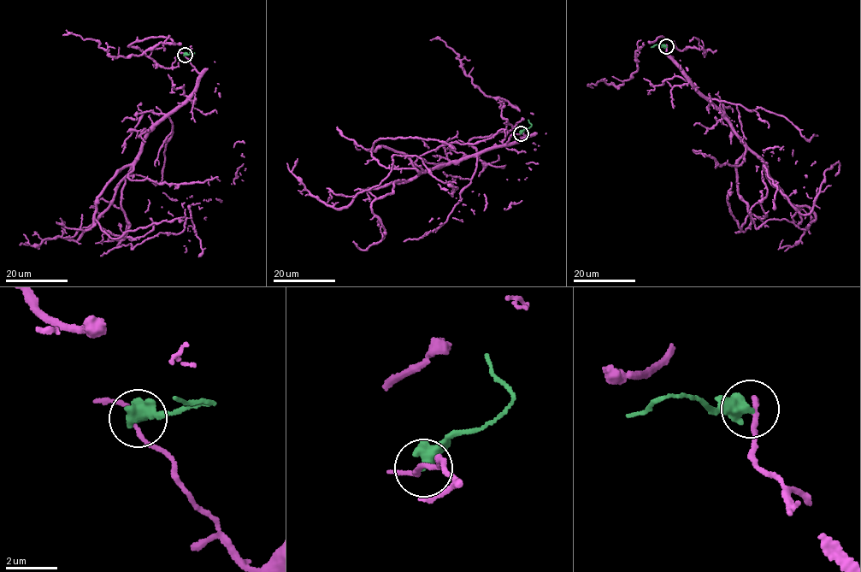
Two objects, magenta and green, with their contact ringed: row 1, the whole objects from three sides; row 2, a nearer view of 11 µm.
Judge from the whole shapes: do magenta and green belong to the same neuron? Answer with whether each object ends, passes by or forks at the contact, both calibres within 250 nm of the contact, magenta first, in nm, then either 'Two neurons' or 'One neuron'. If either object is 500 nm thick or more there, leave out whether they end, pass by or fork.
Thickness 170 nm (magenta) against 600 nm. Two neurons

